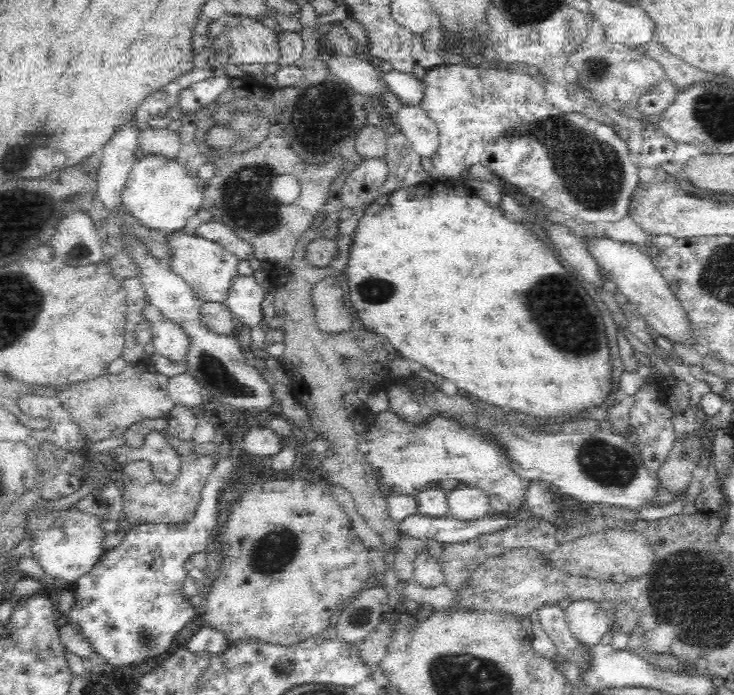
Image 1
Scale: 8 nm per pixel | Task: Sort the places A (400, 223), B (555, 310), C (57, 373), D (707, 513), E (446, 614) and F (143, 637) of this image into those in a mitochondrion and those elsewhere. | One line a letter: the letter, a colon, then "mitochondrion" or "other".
A: other
B: mitochondrion
C: other
D: other
E: other
F: mitochondrion

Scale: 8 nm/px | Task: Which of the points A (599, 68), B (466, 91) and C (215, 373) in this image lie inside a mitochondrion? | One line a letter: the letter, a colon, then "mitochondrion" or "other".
A: mitochondrion
B: other
C: mitochondrion

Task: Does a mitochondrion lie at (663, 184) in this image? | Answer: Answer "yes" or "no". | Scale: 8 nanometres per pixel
yes

